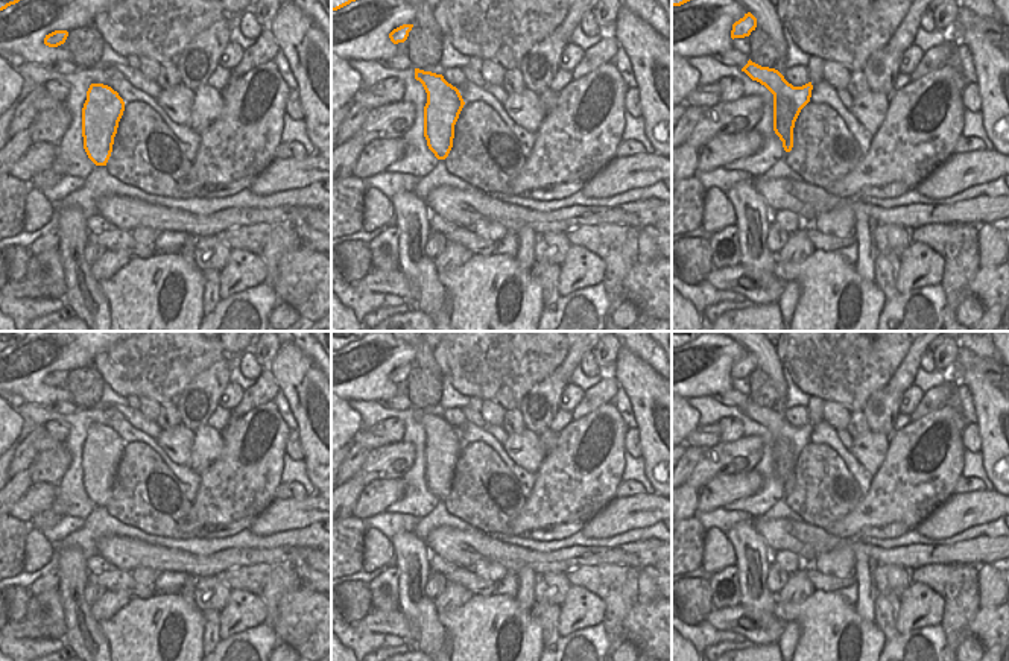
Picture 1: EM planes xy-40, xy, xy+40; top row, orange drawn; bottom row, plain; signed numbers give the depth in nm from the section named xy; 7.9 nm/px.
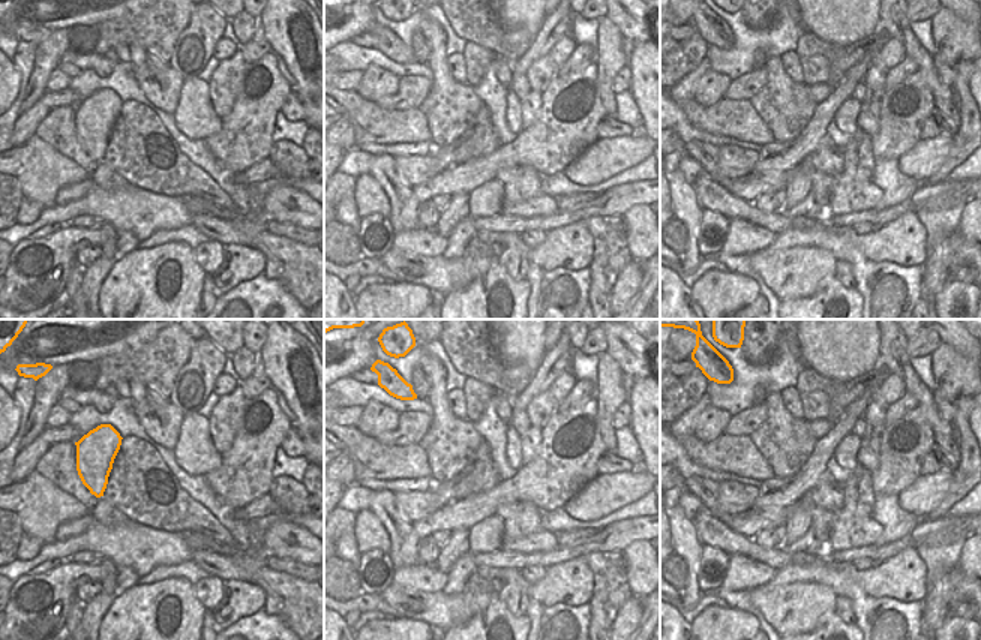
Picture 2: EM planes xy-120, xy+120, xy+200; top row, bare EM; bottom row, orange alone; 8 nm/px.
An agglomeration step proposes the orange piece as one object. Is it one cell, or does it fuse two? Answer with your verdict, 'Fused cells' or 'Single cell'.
Single cell

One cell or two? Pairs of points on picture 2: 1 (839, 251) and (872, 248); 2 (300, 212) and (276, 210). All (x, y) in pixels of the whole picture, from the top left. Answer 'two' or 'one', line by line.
1: two
2: one

